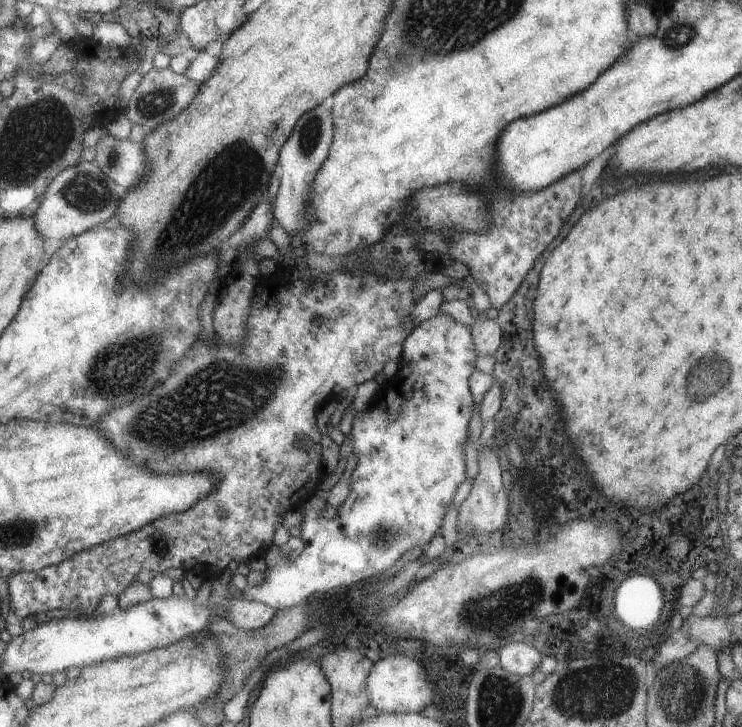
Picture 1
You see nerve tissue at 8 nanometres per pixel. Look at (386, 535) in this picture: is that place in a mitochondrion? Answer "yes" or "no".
yes

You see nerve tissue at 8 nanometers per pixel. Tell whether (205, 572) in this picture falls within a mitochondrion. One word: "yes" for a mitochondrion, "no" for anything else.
no

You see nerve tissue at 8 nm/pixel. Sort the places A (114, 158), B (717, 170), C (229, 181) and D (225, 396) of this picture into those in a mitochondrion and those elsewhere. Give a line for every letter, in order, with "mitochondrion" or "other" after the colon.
A: mitochondrion
B: other
C: mitochondrion
D: mitochondrion

